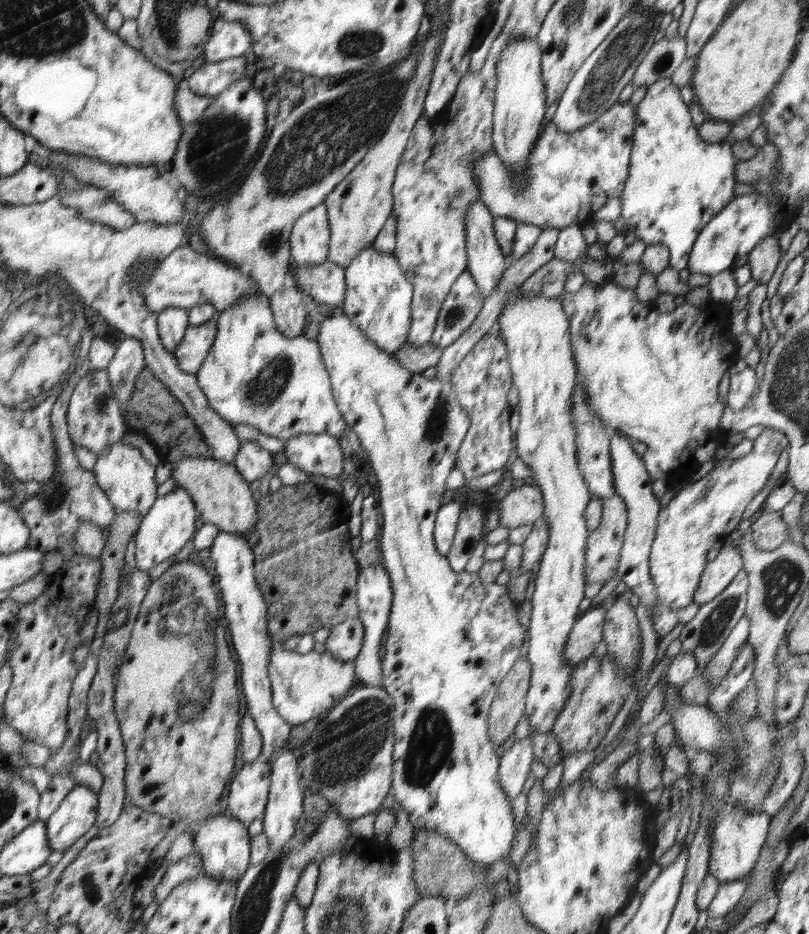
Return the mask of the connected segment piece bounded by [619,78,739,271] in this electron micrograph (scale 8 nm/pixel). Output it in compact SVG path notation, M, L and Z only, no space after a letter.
M662 78L651 84L646 91L644 98L638 108L636 109L636 124L634 124L634 142L631 150L630 157L630 172L625 184L624 191L620 193L621 202L621 216L624 218L626 226L636 229L633 239L642 240L647 246L654 244L662 244L669 250L670 259L669 266L676 270L684 270L687 268L691 249L700 231L710 222L713 216L716 216L729 202L736 196L736 166L738 166L738 160L734 159L732 152L732 145L730 143L722 142L716 144L710 144L702 141L698 137L698 126L693 124L688 105L682 101L680 97L680 89L672 84L670 78Z

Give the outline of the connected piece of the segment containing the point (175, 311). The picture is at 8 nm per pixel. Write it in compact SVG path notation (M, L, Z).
M178 306L157 313L157 329L166 352L174 356L186 329L189 327L188 309Z

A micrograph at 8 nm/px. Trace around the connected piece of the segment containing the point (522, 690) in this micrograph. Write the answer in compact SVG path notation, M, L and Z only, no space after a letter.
M519 657L513 668L499 684L491 702L488 718L488 736L497 751L502 751L505 740L512 736L522 714L531 679L531 666L526 657Z

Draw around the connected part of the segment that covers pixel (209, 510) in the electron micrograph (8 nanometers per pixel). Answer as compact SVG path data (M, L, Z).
M184 456L173 465L171 477L178 486L189 492L202 522L215 524L220 531L230 534L248 536L252 532L257 521L257 502L252 497L249 484L242 478L234 463L224 464L202 456Z

